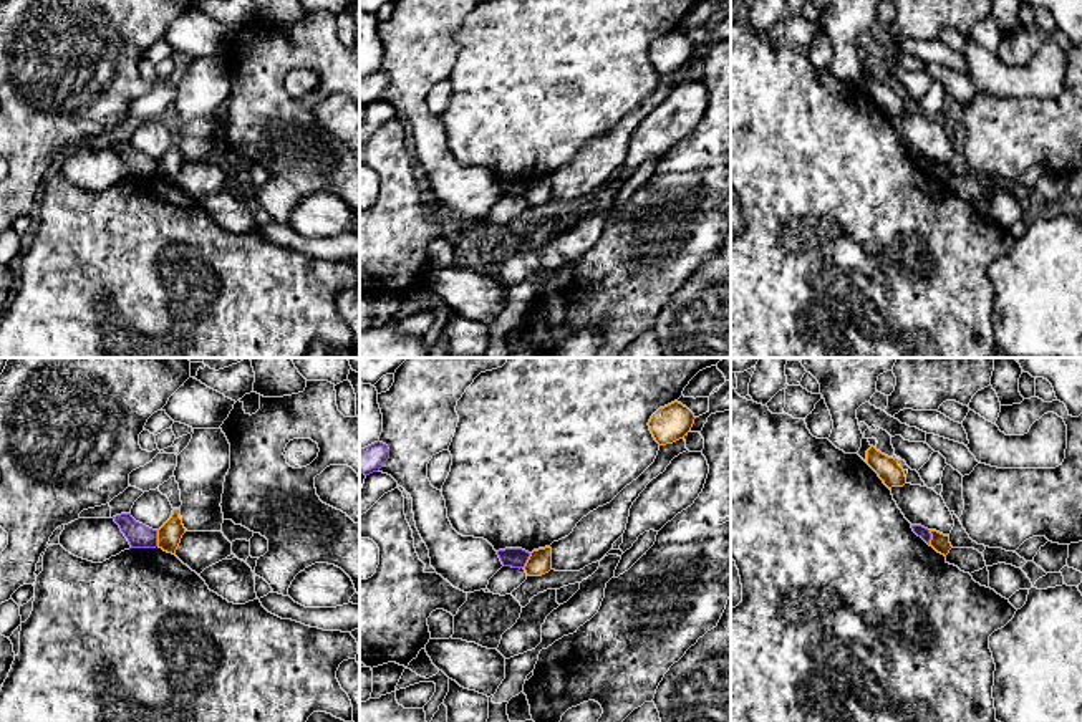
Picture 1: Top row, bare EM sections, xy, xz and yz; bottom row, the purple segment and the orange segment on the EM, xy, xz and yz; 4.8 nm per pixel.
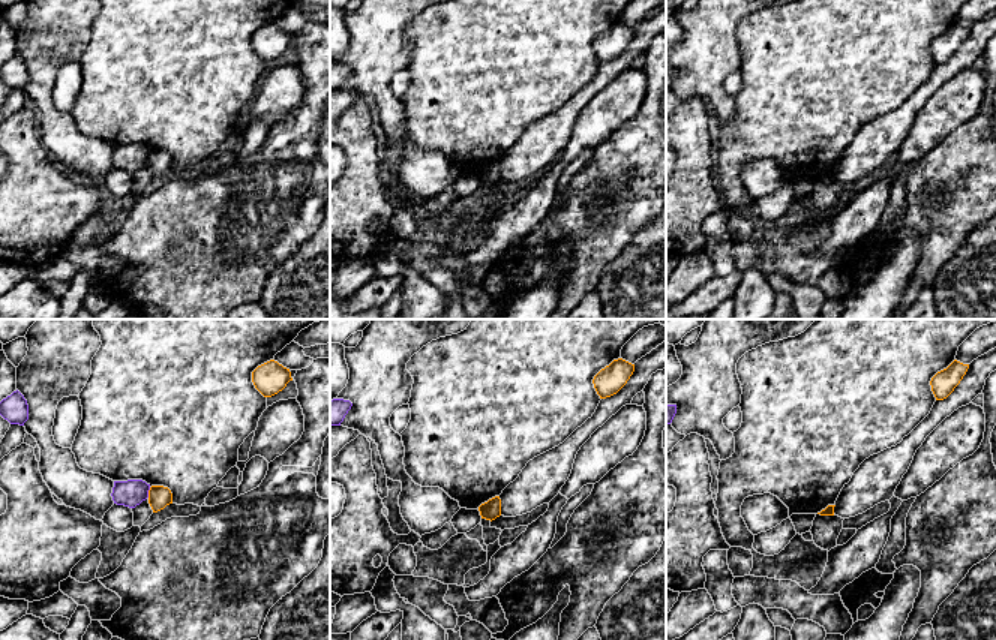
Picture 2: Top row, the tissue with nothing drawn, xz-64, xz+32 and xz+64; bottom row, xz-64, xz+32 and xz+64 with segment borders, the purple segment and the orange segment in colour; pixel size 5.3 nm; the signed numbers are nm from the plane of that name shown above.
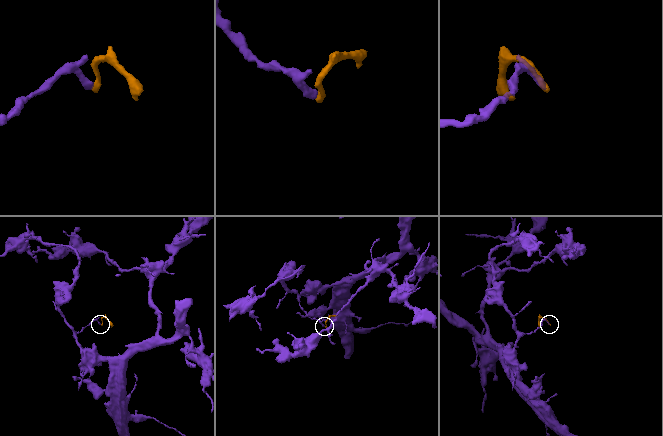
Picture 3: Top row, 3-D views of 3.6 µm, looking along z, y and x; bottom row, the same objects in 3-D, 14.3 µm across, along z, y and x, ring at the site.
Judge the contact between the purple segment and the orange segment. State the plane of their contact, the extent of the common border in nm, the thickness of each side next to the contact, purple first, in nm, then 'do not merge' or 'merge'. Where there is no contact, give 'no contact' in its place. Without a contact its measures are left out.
xy | 80 nm | 120/120 nm | do not merge

